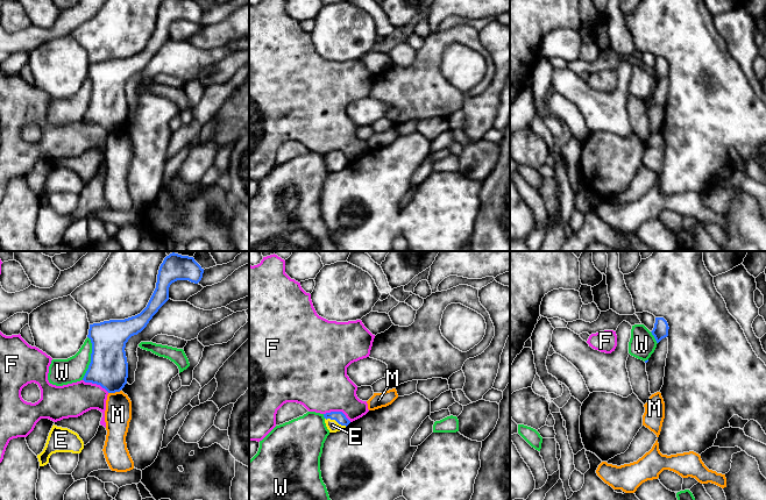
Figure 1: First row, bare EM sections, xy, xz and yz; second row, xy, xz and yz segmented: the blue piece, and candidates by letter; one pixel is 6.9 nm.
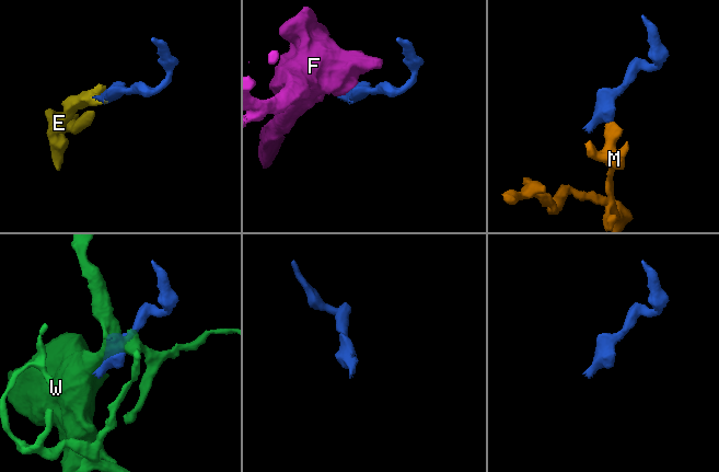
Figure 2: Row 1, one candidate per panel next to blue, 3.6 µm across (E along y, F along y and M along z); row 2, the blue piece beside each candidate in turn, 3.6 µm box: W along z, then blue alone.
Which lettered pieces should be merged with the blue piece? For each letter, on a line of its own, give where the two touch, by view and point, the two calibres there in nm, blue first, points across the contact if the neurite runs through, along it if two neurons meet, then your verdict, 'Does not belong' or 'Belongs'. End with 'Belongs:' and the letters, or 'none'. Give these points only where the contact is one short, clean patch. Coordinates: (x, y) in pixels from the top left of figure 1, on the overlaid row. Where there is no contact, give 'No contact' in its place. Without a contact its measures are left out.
E: Touches blue at xz (335, 420). Thickness 80 nm (blue) against 80 nm. Path across: xz (339, 416), (335, 420), (332, 424). Belongs
F: Touches blue at xz (338, 412). Thickness 80 nm (blue) against 400 nm. Does not belong
M: Touches blue at xy (114, 392). Thickness 260 nm (blue) against 190 nm. Boundary: xy (120, 390), (108, 393). Does not belong
W: Touches blue at xy (91, 358). Thickness 260 nm (blue) against 180 nm. Does not belong
Belongs: E

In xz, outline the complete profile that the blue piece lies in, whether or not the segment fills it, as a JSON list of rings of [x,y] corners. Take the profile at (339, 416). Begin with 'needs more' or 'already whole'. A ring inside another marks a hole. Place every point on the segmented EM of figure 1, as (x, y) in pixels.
needs more; [[[331,412],[324,414],[325,423],[329,433],[336,433],[346,428],[350,421],[342,412]]]

